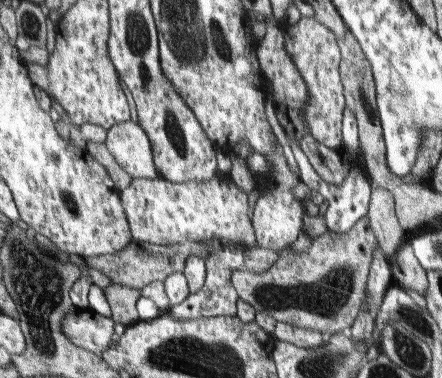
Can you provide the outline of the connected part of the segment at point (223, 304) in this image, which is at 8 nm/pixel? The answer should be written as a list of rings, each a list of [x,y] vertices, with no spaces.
[[[236,243],[225,244],[223,249],[212,252],[206,258],[206,280],[202,288],[194,294],[189,294],[182,303],[172,307],[169,312],[177,320],[197,320],[198,318],[212,318],[214,316],[236,316],[237,290],[232,284],[232,271],[245,268],[243,250]]]

